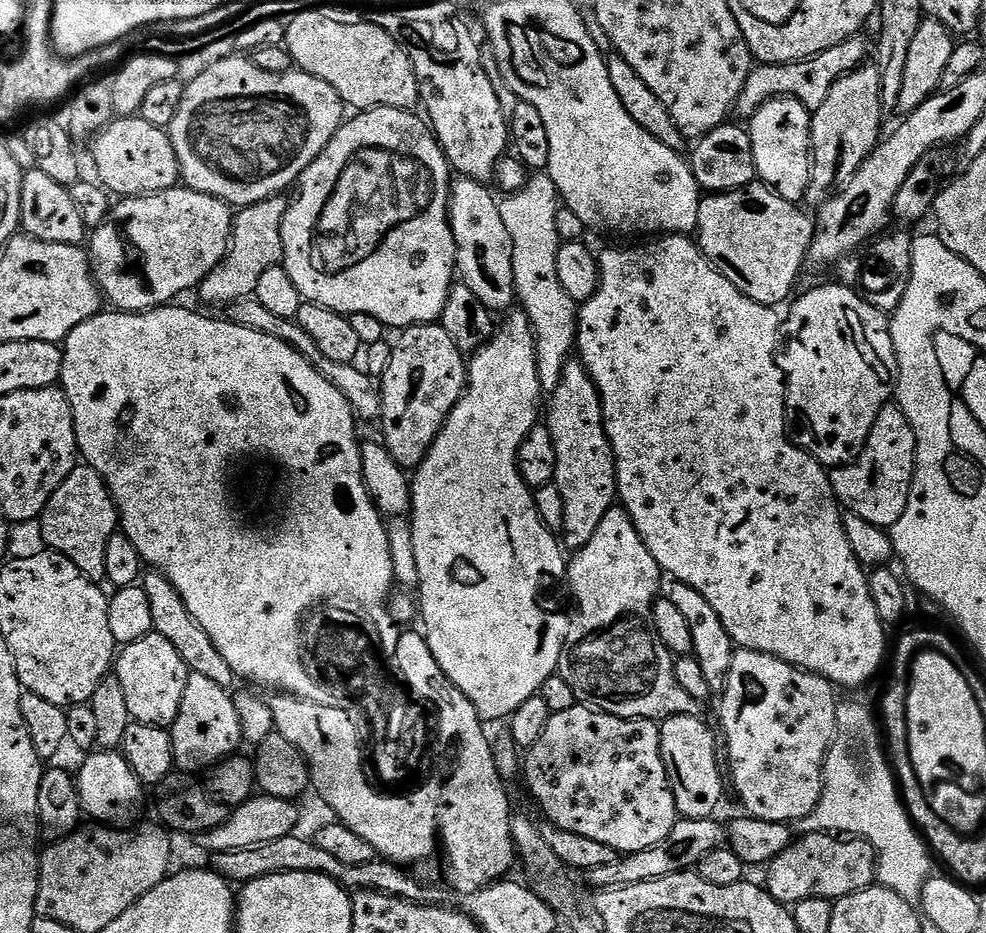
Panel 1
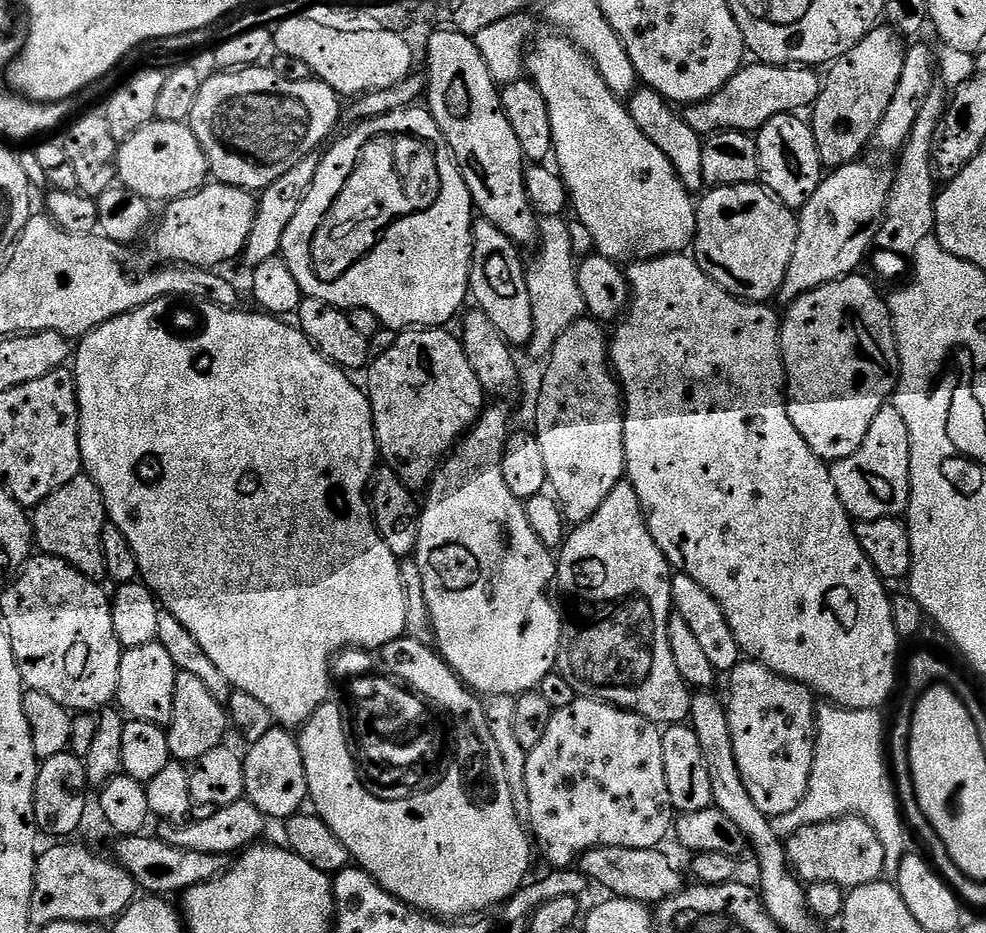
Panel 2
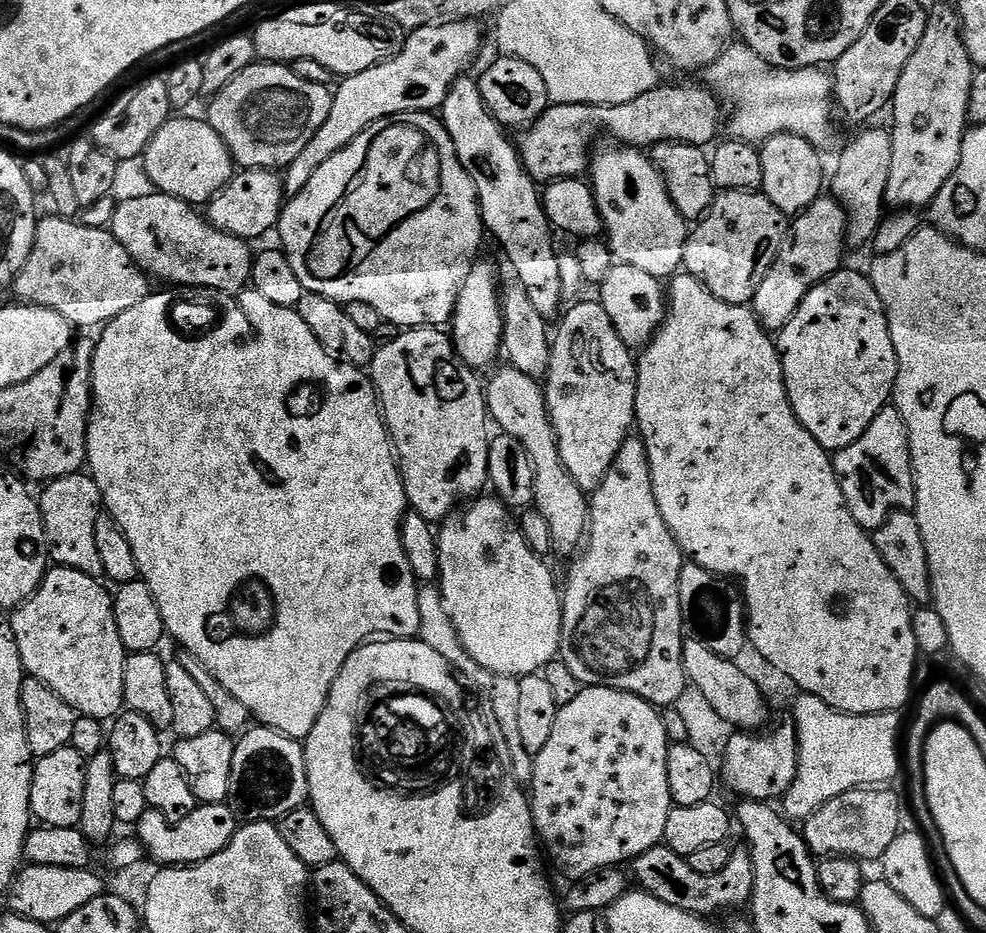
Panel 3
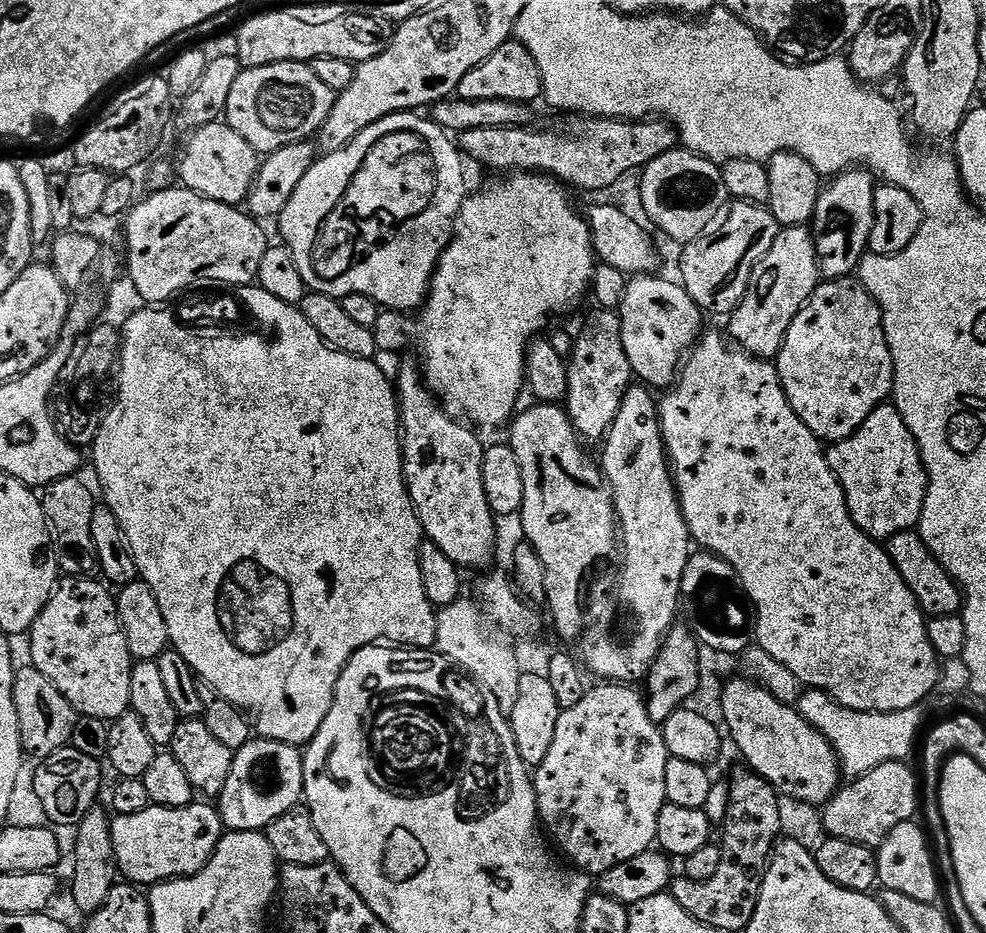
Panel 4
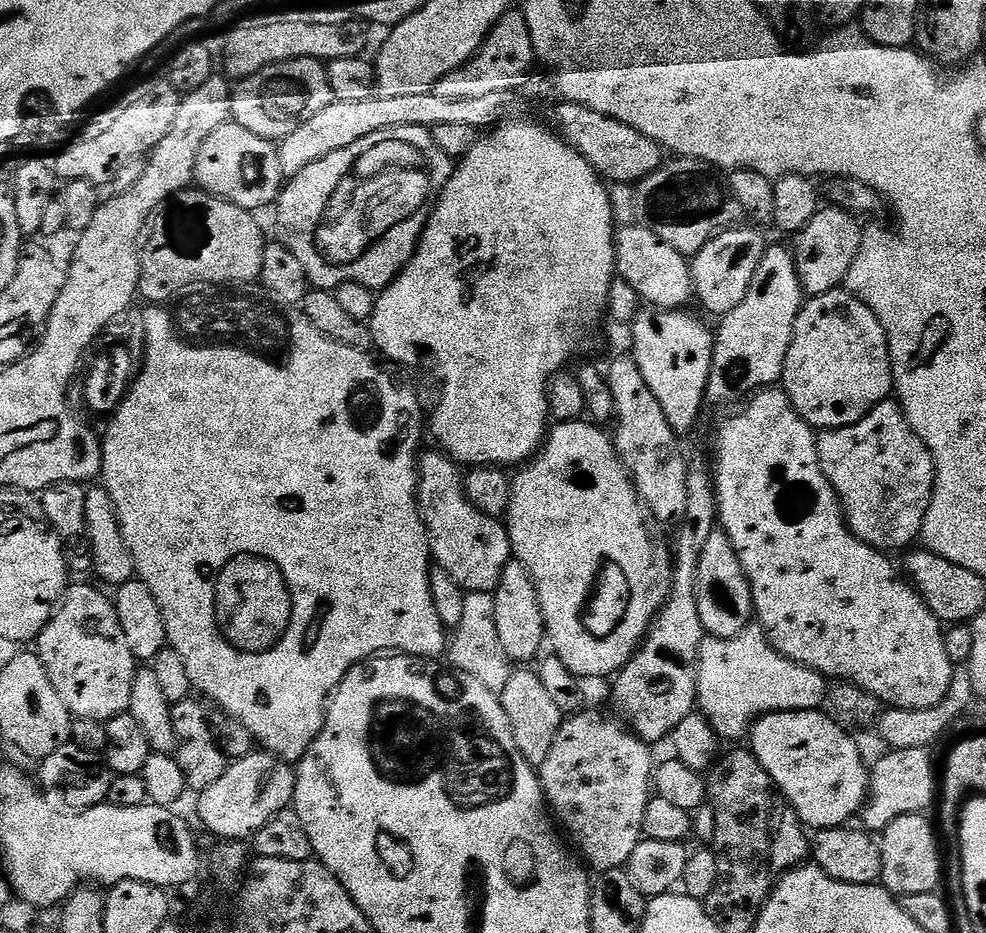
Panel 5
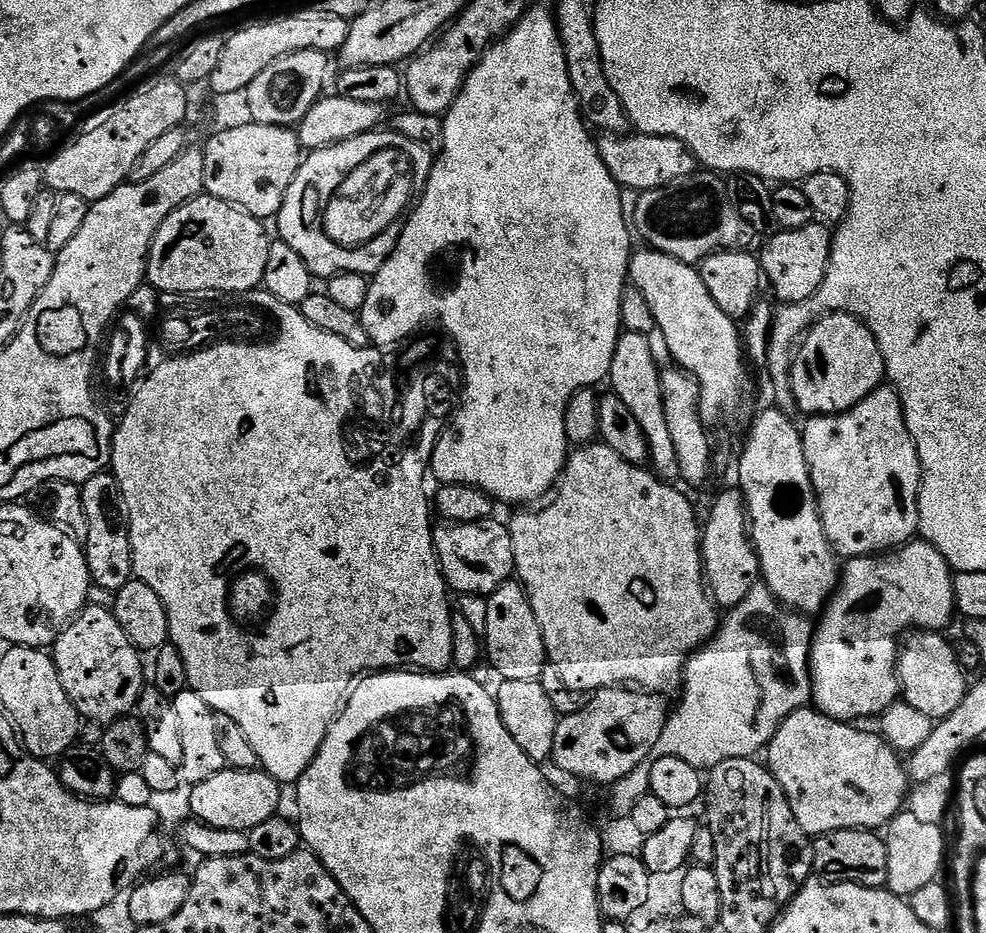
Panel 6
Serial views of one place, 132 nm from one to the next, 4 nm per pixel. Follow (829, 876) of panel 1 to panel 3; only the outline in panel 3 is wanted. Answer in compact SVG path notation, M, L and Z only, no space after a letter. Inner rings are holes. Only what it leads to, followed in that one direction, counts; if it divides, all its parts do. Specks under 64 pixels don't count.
M875 787L855 788L838 798L830 798L814 815L802 824L802 835L813 857L849 856L851 860L879 861L886 854L890 842L900 835L900 800L888 790Z

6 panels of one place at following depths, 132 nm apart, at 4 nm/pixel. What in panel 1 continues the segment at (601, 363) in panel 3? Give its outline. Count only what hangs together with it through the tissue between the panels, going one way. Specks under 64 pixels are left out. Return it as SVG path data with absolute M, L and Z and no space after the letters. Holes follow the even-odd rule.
M570 360L563 370L562 382L558 390L553 392L550 406L546 408L546 423L554 439L555 453L558 462L555 463L555 478L553 483L558 486L565 507L563 518L563 530L560 540L563 547L570 552L575 552L586 546L591 535L598 528L598 523L614 506L618 493L616 491L616 460L613 458L613 450L609 444L609 438L604 428L604 412L601 410L600 395L596 384L593 383L583 364L578 360Z

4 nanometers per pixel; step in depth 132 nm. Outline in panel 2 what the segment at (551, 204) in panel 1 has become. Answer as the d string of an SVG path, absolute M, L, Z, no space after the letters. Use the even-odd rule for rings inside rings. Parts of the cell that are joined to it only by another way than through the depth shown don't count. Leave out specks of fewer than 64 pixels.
M544 218L538 224L538 249L536 261L527 265L528 289L530 290L530 310L534 310L534 334L526 346L534 359L543 361L549 357L552 347L562 337L564 331L585 315L586 309L582 290L578 290L576 266L578 257L570 242L568 220L564 218Z

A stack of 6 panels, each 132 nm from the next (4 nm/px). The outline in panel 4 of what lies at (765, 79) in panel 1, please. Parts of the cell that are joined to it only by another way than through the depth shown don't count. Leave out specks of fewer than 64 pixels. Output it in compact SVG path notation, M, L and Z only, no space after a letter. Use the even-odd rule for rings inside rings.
M603 118L569 120L572 121L565 128L486 126L466 130L459 133L458 147L469 161L477 160L488 168L501 168L504 174L535 172L551 176L569 189L604 192L614 187L631 168L642 170L678 144L675 128L659 118L639 122Z

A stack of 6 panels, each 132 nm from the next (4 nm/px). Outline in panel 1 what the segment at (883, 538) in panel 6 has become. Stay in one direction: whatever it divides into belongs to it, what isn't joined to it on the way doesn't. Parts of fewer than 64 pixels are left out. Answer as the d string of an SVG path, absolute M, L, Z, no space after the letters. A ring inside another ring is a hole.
M890 402L874 418L870 438L857 460L831 469L832 489L841 509L874 522L874 526L891 530L902 518L910 498L912 479L916 473L916 439L914 430L899 404Z

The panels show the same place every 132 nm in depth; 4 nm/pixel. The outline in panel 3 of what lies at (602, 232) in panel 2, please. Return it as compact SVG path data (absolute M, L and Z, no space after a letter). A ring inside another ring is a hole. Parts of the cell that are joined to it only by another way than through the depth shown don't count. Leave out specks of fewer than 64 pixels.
M608 147L612 148L599 149L590 160L592 193L596 195L608 248L619 263L635 266L655 280L667 281L683 269L689 221L678 214L678 206L674 206L651 155L638 148Z

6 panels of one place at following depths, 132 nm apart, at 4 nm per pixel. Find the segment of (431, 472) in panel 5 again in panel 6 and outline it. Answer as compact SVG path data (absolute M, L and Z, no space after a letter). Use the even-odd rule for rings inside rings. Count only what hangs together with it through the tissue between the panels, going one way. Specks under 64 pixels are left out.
M493 518L491 520L483 520L482 522L474 522L473 524L453 524L451 526L440 526L444 528L437 527L432 534L432 541L436 544L436 556L440 560L440 569L444 575L444 582L448 585L449 589L453 593L463 594L466 596L483 596L485 598L492 595L493 592L498 591L503 584L509 583L513 579L514 573L516 571L516 563L514 562L514 546L512 545L512 539L508 533L508 524L502 522L499 524L499 519Z

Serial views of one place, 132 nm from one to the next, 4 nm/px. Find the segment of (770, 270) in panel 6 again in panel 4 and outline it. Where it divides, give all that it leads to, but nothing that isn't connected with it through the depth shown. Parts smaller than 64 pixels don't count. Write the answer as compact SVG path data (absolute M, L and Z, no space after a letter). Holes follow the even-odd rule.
M867 170L841 172L832 184L821 191L812 215L810 231L818 258L821 277L825 281L851 277L860 267L860 259L869 251L871 231L875 229L873 173Z

